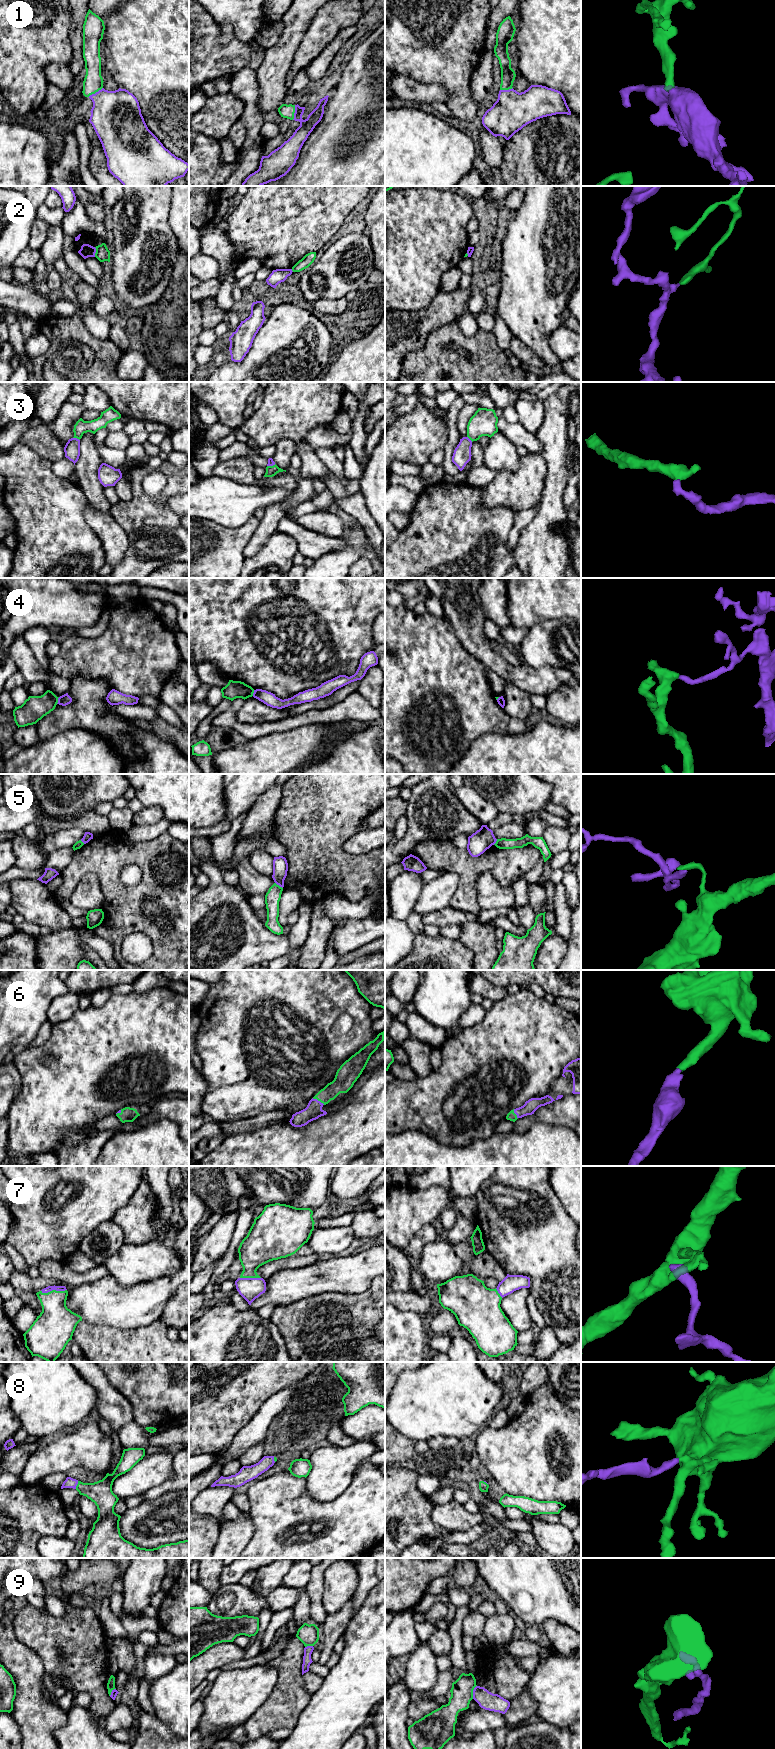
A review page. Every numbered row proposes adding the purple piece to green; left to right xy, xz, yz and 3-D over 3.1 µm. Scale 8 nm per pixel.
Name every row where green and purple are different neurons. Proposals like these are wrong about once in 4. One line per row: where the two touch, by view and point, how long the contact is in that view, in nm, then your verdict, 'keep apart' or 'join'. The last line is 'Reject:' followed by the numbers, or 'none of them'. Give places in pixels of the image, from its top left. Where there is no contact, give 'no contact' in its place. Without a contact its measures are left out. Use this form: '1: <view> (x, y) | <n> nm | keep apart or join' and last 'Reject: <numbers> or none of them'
1: xz (294, 112) | 120 nm | join
2: xy (96, 252) | 80 nm | keep apart
3: xy (76, 437) | 60 nm | join
4: xy (57, 700) | 60 nm | keep apart
5: xz (278, 885) | 80 nm | keep apart
6: xz (318, 1100) | 120 nm | join
7: xy (53, 1290) | 200 nm | join
8: xy (77, 1485) | 70 nm | join
9: yz (472, 1692) | 120 nm | keep apart
Reject: 2, 4, 5, 9

